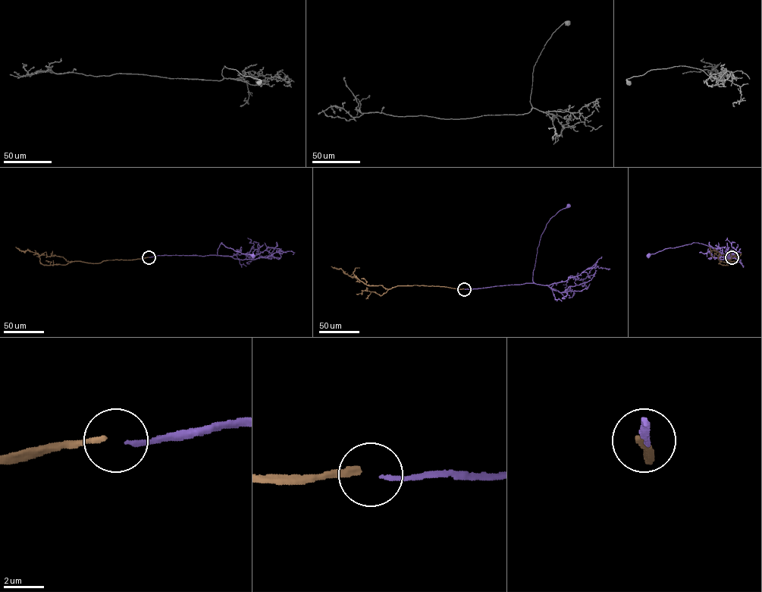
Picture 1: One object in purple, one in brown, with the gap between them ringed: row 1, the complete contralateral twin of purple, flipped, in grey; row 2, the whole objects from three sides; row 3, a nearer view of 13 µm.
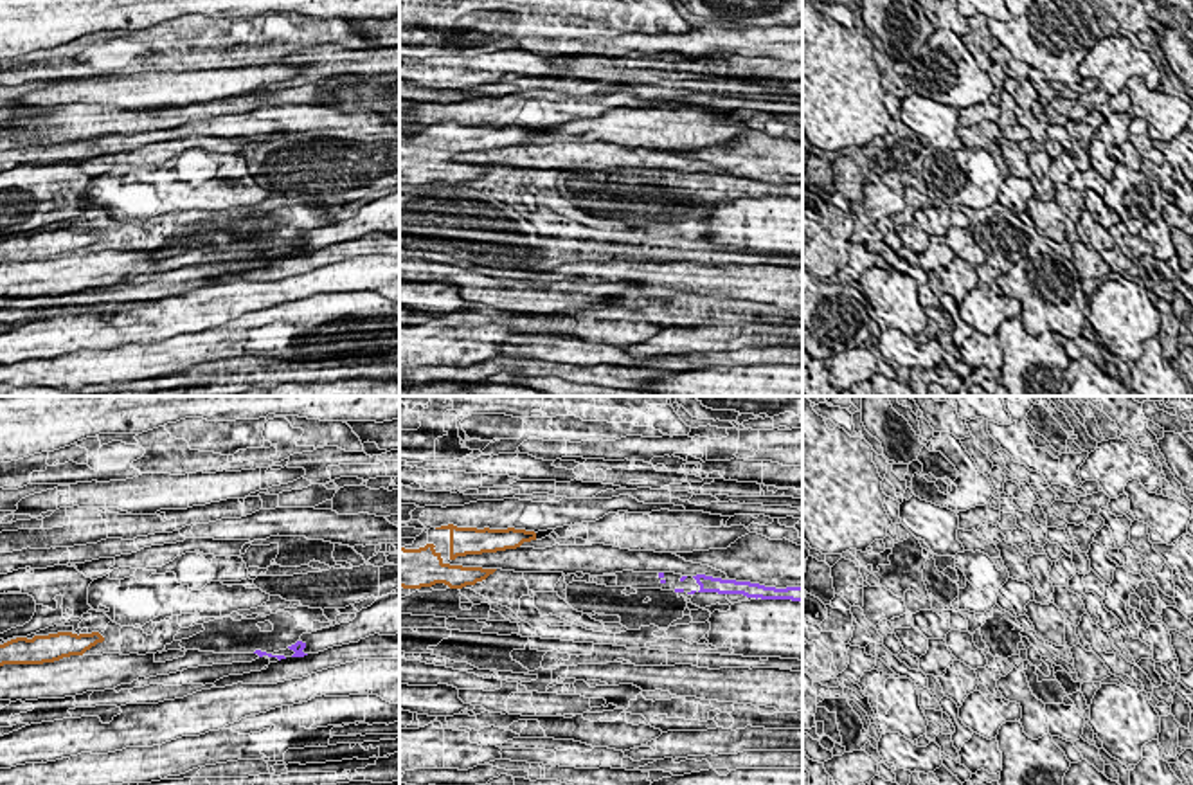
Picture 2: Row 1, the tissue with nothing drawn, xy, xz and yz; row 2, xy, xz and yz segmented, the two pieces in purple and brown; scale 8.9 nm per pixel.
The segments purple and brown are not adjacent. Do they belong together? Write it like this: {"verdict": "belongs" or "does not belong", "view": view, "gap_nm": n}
{"verdict": "does not belong", "view": "xz", "gap_nm": 1150}

